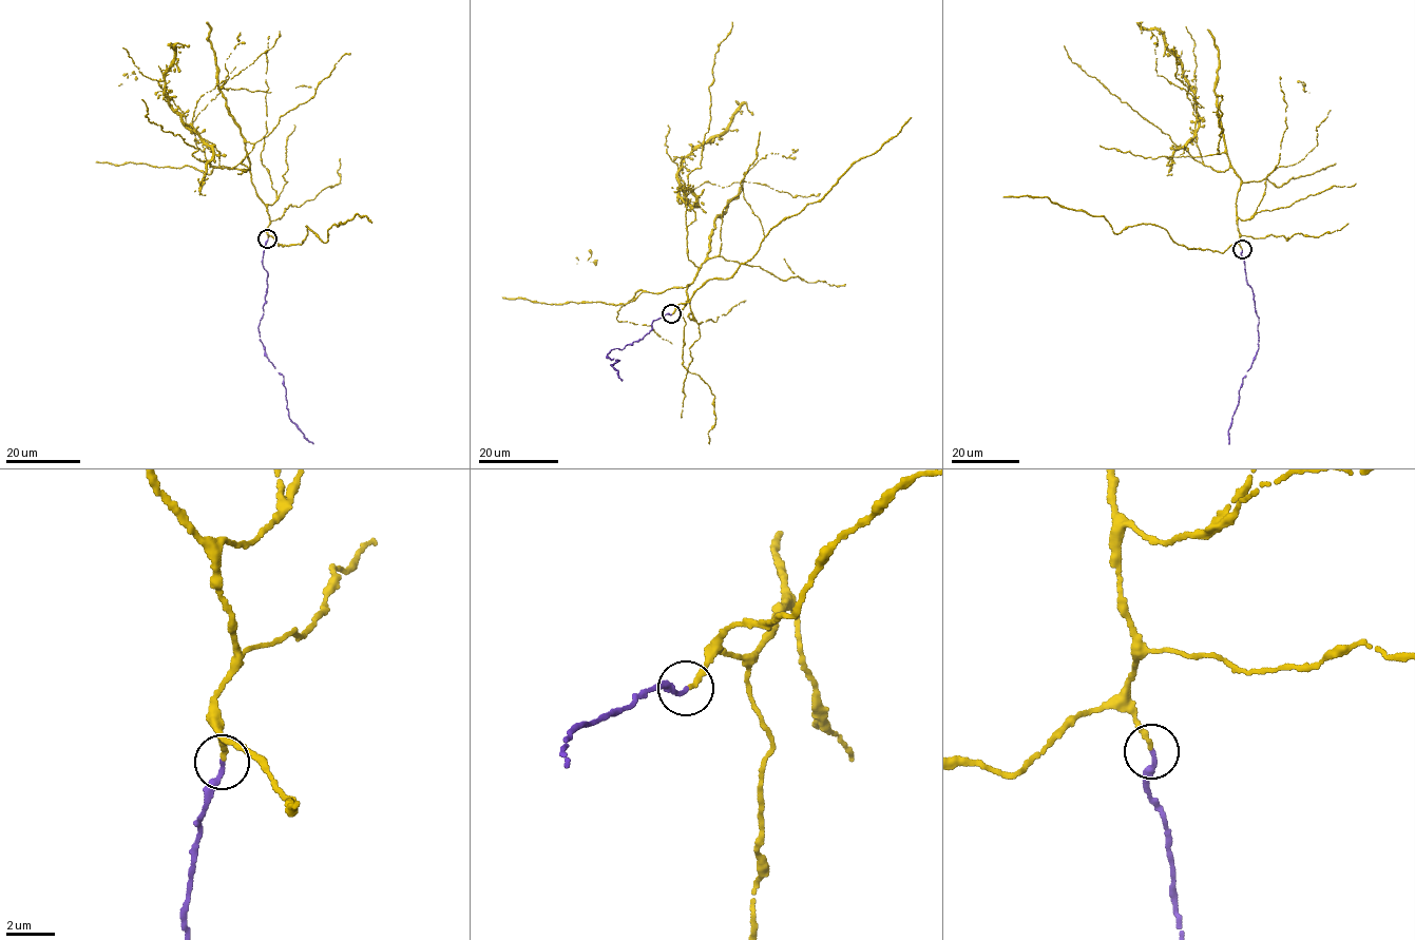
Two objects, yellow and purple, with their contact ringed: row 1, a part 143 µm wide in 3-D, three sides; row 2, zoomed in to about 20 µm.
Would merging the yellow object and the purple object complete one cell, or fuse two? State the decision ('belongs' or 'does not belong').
belongs

